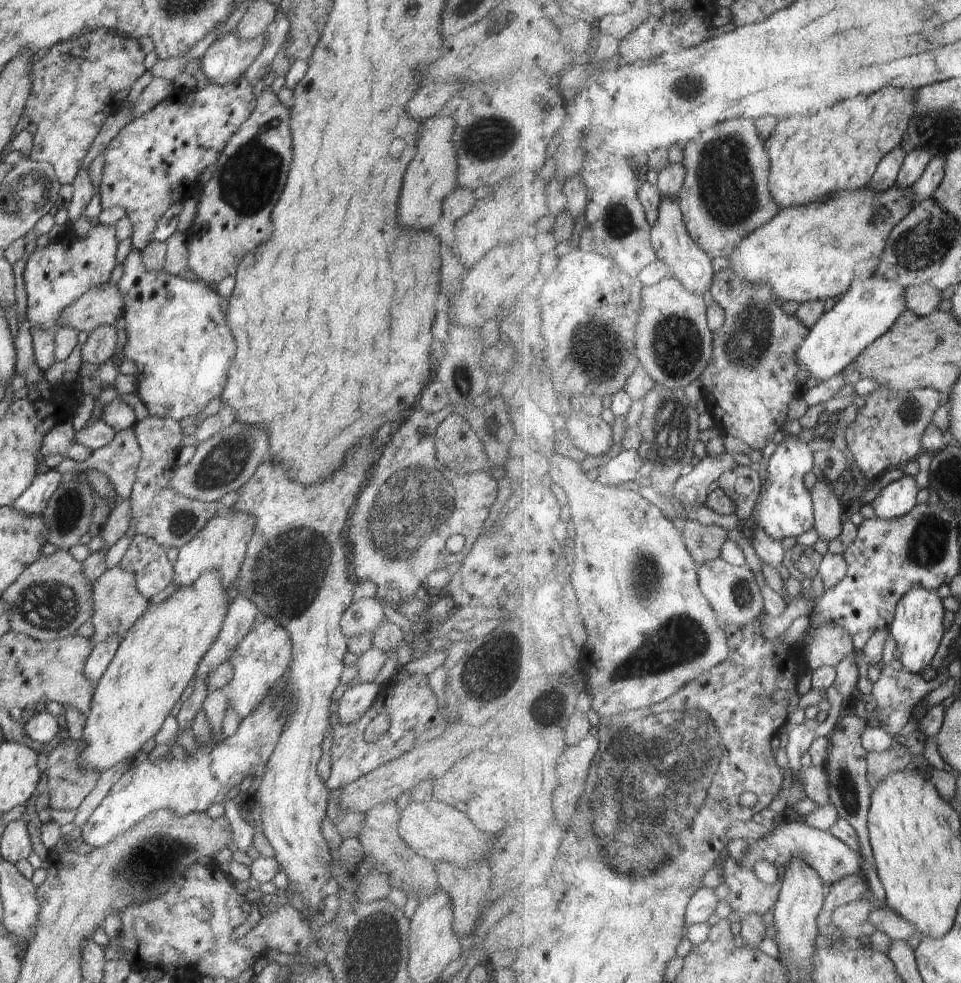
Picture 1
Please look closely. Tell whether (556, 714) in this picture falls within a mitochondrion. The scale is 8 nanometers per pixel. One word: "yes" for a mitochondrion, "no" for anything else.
yes

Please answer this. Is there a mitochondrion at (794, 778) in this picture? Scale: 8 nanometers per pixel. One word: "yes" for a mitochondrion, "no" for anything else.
no

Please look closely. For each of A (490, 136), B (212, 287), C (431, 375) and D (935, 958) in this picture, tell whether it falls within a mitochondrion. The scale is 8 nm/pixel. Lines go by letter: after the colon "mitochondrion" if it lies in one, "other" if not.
A: mitochondrion
B: other
C: other
D: other

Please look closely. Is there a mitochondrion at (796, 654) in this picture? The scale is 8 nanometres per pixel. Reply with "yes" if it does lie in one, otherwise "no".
no

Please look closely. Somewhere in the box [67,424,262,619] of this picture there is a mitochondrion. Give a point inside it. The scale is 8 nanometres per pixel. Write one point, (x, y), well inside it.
(222, 465)

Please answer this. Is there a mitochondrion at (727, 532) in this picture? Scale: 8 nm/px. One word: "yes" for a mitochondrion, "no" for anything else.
no

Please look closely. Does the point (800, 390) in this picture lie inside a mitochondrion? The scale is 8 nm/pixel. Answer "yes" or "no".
no

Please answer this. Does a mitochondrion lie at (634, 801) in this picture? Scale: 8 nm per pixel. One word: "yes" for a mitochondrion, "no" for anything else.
yes

